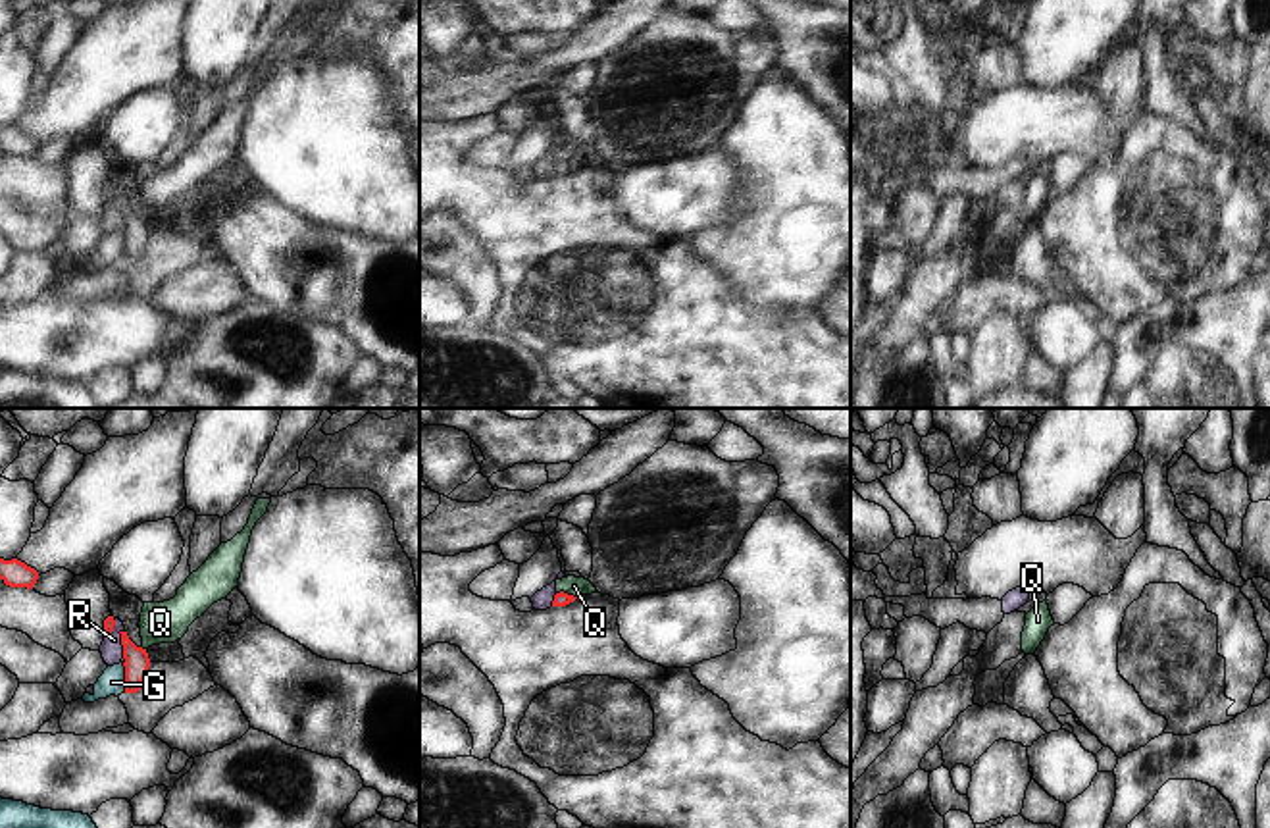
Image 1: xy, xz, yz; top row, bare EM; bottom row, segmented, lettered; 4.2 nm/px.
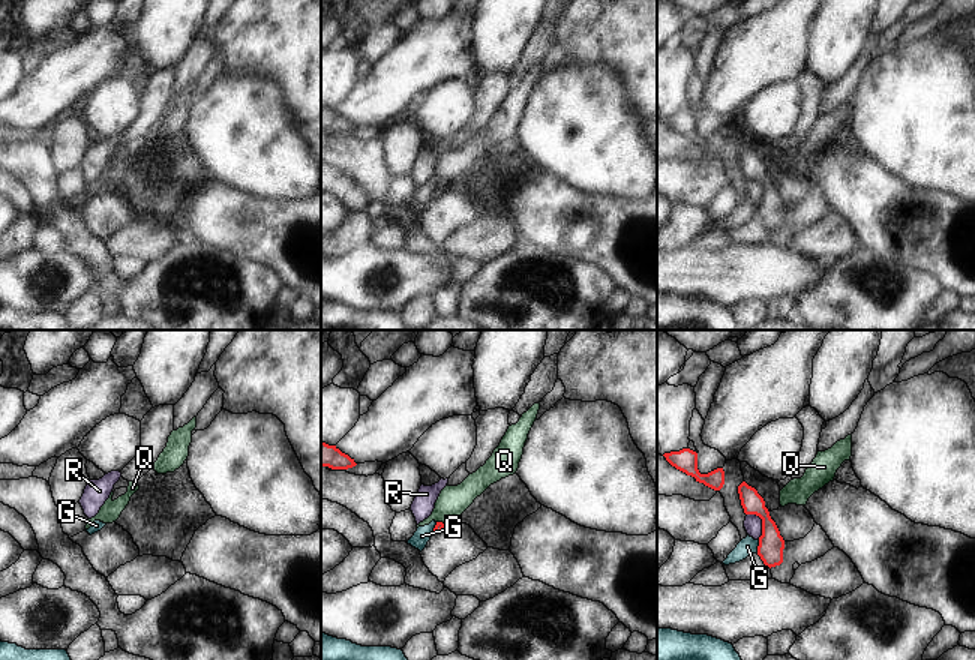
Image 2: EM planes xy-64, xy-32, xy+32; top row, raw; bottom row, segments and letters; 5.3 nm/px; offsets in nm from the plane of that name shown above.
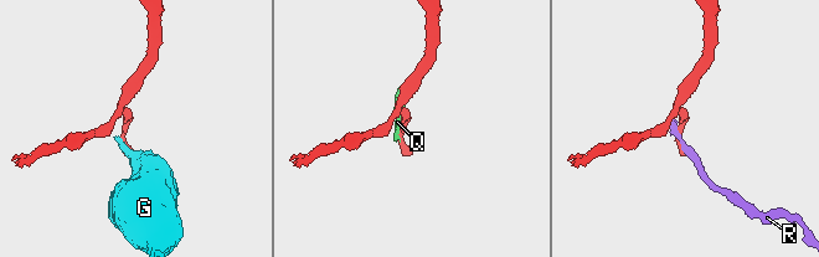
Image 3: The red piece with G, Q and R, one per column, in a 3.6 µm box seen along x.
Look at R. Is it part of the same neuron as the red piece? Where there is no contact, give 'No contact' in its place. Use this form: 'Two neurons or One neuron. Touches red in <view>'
Two neurons. Touches red in xy.

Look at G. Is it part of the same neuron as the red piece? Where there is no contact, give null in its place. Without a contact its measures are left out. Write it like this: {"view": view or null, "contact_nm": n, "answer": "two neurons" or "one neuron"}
{"view": "xy", "contact_nm": 130, "answer": "two neurons"}

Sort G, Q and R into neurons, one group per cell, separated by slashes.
G Q / R

